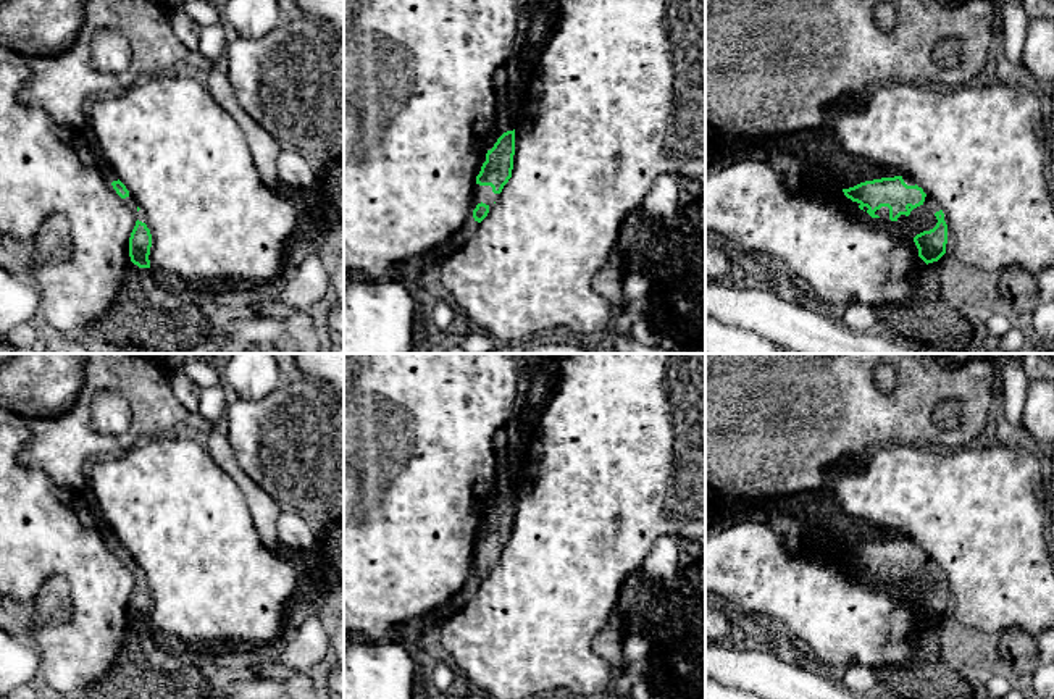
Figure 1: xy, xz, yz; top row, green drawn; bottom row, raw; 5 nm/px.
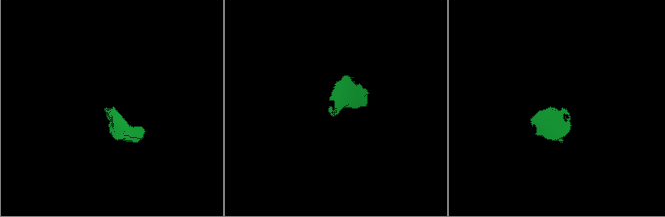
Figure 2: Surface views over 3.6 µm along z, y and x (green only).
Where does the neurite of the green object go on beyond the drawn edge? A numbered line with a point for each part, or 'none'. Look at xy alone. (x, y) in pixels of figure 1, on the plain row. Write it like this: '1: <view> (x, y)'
1: xy (108, 536)

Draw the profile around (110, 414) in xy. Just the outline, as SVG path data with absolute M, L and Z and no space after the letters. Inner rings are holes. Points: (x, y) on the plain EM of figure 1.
M97 391L90 400L90 425L102 434L123 434L131 425L131 408L116 391Z

